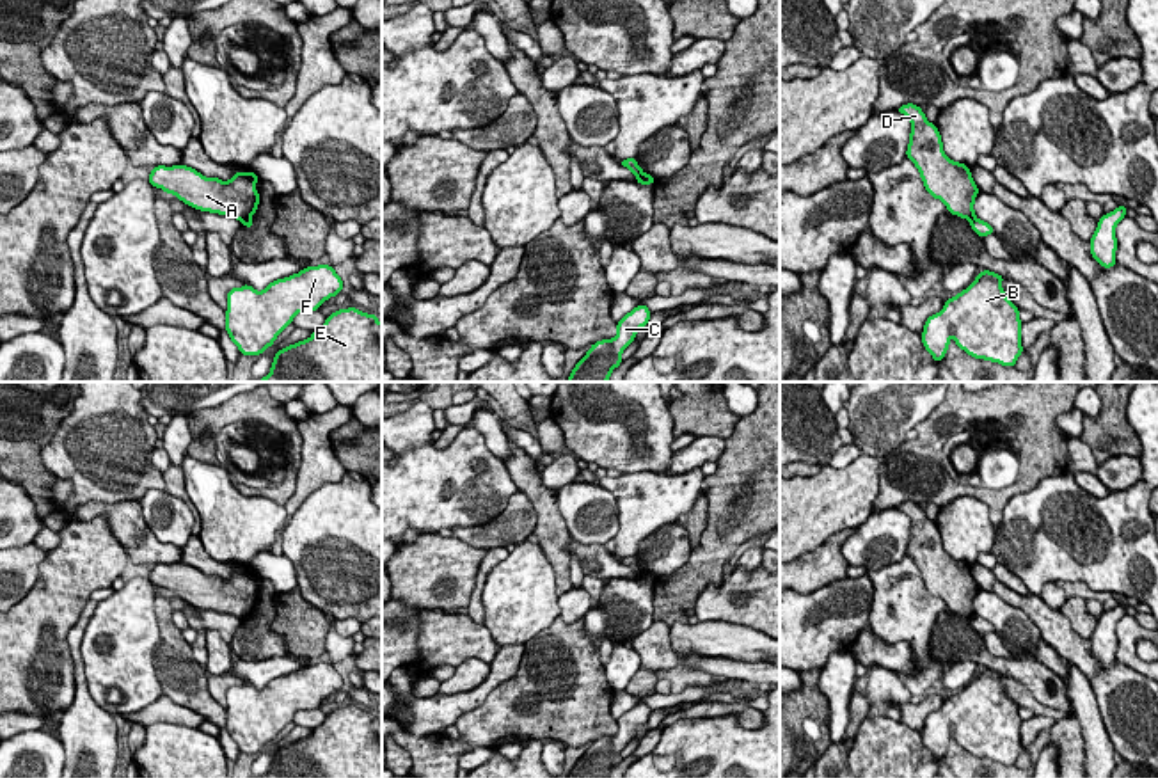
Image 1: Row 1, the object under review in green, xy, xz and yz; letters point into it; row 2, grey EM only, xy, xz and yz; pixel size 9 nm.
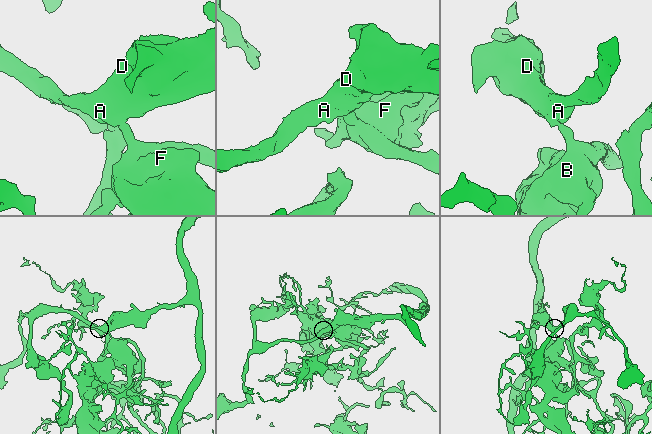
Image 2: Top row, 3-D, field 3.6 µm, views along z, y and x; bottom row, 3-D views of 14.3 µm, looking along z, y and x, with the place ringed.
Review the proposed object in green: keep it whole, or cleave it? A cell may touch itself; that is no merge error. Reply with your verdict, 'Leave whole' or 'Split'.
Split

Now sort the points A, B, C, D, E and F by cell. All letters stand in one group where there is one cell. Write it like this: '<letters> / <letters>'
A D / B C E F

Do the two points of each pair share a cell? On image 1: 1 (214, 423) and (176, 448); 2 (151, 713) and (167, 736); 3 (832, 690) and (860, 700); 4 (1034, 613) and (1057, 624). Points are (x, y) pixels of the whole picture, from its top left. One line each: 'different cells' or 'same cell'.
1: different cells
2: different cells
3: different cells
4: same cell

